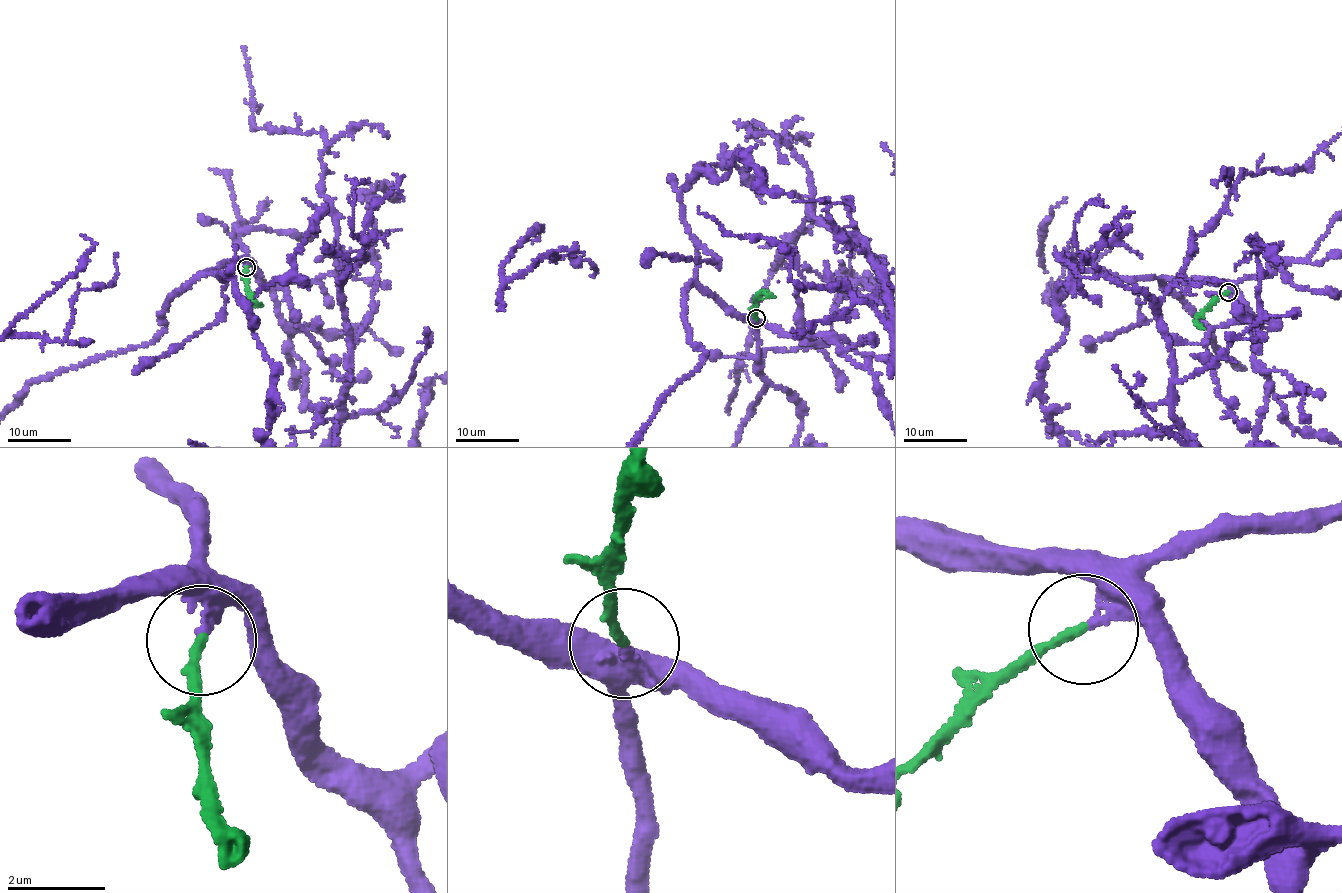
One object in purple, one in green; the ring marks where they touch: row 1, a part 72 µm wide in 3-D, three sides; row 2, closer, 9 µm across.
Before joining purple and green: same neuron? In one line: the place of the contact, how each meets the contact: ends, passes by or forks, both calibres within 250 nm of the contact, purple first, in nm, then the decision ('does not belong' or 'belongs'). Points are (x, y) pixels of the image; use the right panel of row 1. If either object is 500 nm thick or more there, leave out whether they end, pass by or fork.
(1228, 292) | purple ends | green ends | 240/190 nm | belongs

